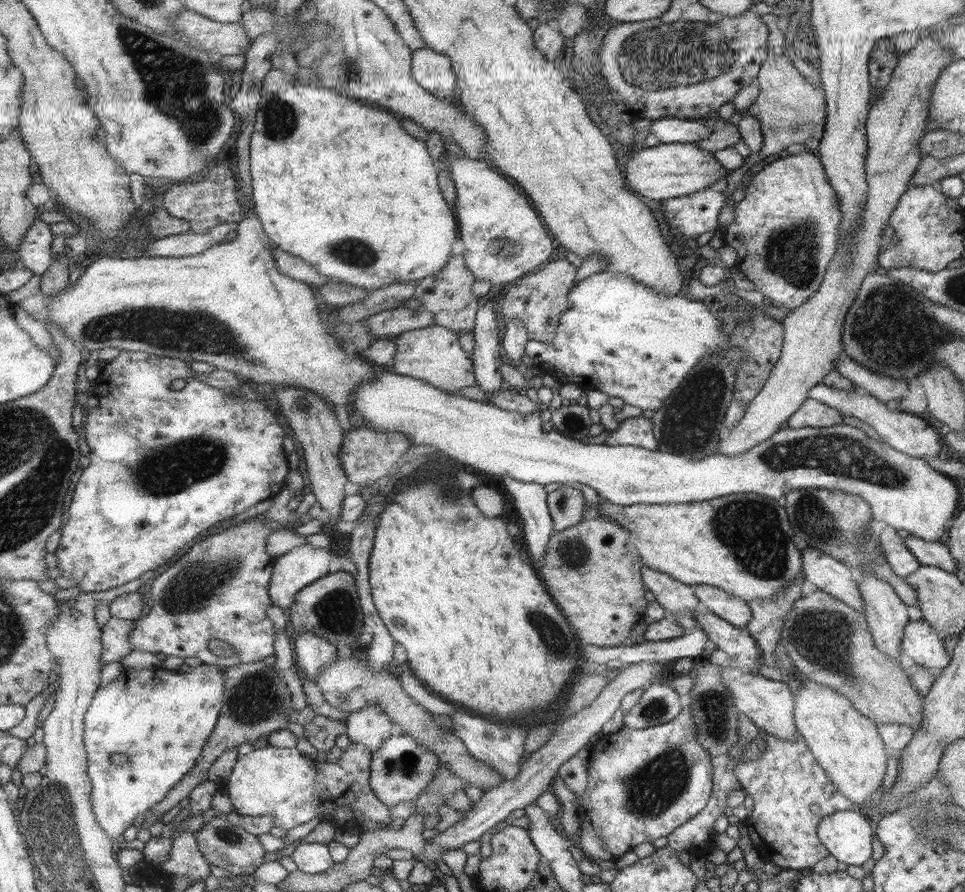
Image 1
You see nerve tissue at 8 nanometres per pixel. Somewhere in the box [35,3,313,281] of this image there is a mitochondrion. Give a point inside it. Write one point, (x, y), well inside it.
(162, 68)

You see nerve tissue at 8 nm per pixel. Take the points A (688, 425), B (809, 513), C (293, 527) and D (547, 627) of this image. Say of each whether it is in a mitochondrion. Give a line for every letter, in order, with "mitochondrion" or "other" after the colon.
A: mitochondrion
B: mitochondrion
C: other
D: mitochondrion

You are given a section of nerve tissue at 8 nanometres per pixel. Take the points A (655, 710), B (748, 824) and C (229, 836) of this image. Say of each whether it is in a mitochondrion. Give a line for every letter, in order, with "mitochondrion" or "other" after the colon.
A: mitochondrion
B: other
C: mitochondrion

